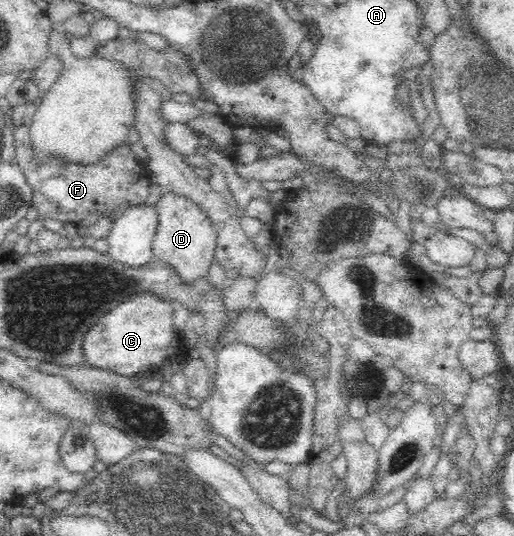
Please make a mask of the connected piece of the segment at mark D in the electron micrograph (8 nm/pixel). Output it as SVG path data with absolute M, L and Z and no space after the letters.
M173 192L162 194L155 207L158 226L152 244L152 258L172 267L183 286L206 279L215 257L217 244L217 235L210 219L189 198Z

